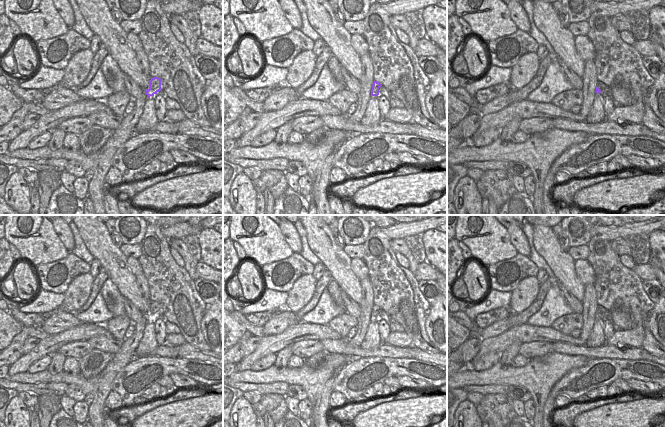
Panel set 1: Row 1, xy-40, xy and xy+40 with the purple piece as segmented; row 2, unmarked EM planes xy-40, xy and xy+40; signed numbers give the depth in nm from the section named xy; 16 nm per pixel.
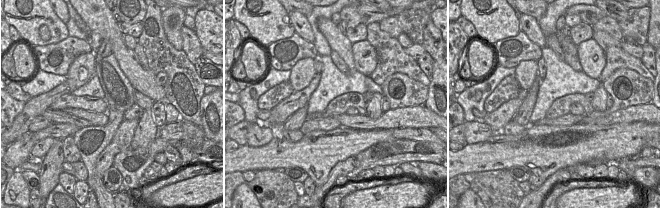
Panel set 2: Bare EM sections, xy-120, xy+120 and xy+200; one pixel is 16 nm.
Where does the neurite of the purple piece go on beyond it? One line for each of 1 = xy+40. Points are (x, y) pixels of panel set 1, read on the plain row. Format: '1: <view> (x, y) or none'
1: none

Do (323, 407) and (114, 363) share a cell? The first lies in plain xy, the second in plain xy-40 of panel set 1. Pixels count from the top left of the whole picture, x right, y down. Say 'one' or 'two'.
one

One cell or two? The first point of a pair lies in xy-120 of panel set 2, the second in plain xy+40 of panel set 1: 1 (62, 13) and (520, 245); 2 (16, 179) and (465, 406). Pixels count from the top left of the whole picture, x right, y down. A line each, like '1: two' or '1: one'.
1: one
2: one

